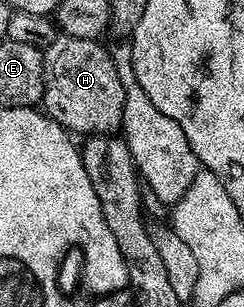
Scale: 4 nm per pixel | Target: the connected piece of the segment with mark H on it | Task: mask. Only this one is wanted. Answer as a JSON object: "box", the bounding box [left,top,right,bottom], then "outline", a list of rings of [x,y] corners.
{"box":[41,34,126,137],"outline":[[[58,34],[42,52],[44,61],[44,93],[41,106],[45,114],[56,120],[61,127],[75,136],[89,137],[91,135],[108,135],[117,132],[122,125],[124,113],[124,97],[126,90],[109,50],[102,48],[103,44],[96,39],[81,39]]]}

